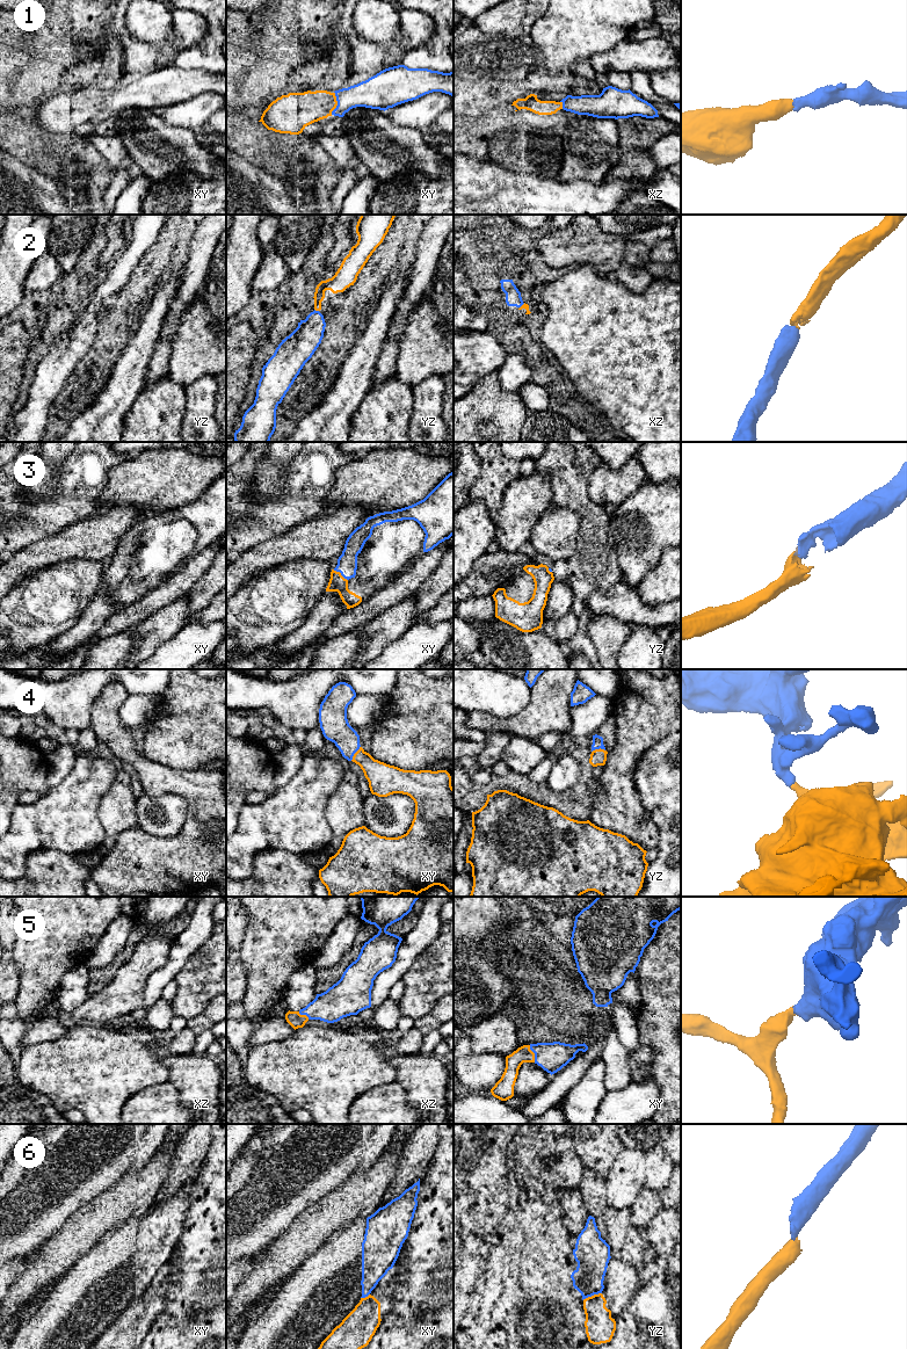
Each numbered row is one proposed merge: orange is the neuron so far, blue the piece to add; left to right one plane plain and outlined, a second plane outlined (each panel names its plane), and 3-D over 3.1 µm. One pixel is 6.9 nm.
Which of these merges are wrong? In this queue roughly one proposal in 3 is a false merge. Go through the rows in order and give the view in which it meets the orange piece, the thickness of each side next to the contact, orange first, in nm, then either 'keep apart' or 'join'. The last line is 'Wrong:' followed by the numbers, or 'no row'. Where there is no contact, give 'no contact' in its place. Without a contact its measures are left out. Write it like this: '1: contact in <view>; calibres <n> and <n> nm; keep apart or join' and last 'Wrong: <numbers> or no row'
1: contact in xy; calibres 240 and 190 nm; join
2: contact in yz; calibres 120 and 200 nm; join
3: contact in xy; calibres 110 and 140 nm; join
4: contact in xy; calibres 200 and 190 nm; join
5: contact in xy; calibres 110 and 200 nm; join
6: contact in yz; calibres 200 and 220 nm; keep apart
Wrong: 6

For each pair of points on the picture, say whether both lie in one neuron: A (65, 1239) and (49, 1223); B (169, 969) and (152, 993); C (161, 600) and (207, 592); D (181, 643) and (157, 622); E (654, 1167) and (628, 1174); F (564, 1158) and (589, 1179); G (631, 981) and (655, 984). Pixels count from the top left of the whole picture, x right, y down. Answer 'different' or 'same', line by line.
A: different
B: same
C: different
D: different
E: different
F: different
G: different

